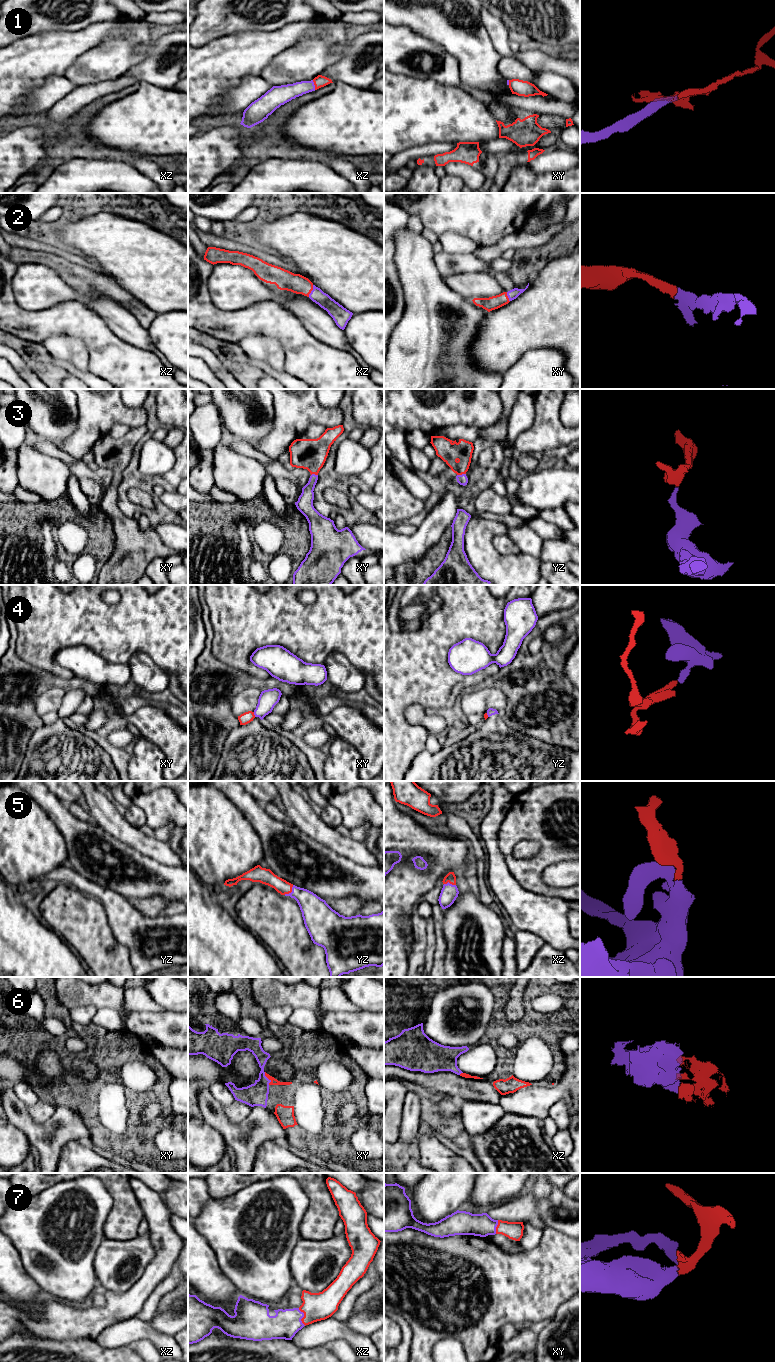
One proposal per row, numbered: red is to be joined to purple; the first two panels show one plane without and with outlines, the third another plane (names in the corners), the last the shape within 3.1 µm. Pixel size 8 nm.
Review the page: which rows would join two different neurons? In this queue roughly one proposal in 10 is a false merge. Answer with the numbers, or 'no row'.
no row

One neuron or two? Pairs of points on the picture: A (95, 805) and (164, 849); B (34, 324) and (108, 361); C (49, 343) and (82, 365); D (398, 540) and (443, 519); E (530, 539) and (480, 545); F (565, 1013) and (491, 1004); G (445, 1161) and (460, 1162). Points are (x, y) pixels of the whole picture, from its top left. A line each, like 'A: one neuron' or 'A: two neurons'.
A: one neuron
B: one neuron
C: one neuron
D: one neuron
E: two neurons
F: two neurons
G: two neurons

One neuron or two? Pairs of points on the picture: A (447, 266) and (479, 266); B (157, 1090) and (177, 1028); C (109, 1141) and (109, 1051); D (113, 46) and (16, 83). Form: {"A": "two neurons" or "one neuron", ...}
{"A": "one neuron", "B": "two neurons", "C": "one neuron", "D": "two neurons"}

